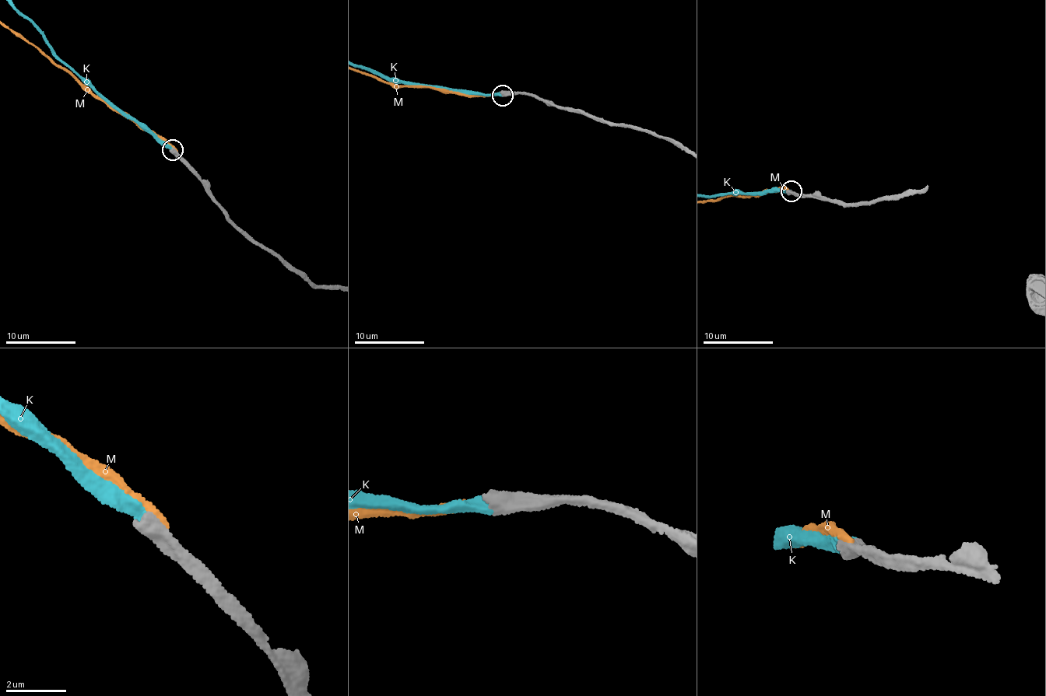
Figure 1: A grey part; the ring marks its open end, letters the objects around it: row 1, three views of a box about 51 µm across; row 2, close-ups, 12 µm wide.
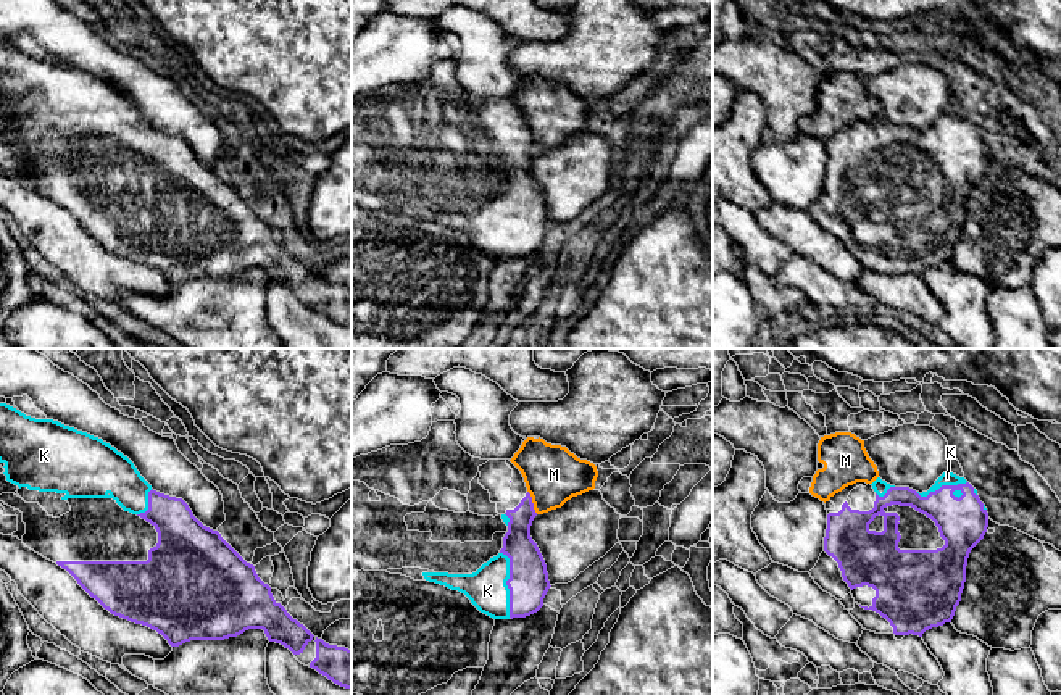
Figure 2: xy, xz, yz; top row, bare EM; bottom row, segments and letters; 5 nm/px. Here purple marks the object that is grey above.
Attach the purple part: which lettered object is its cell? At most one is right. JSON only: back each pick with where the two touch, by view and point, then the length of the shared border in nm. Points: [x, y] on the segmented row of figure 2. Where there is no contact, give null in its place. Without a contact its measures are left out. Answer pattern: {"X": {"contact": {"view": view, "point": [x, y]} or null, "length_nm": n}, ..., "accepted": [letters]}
{"K": {"contact": {"view": "xz", "point": [507, 584]}, "length_nm": 340}, "accepted": ["K"]}

